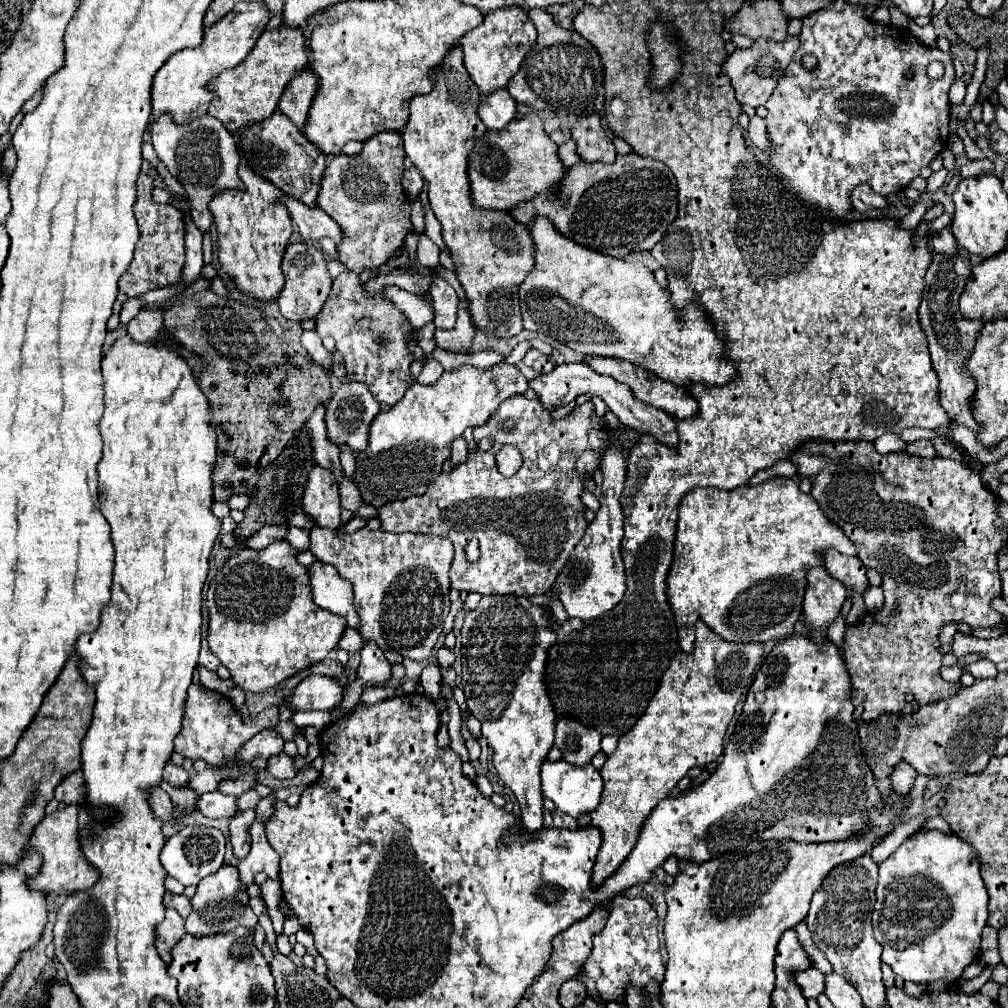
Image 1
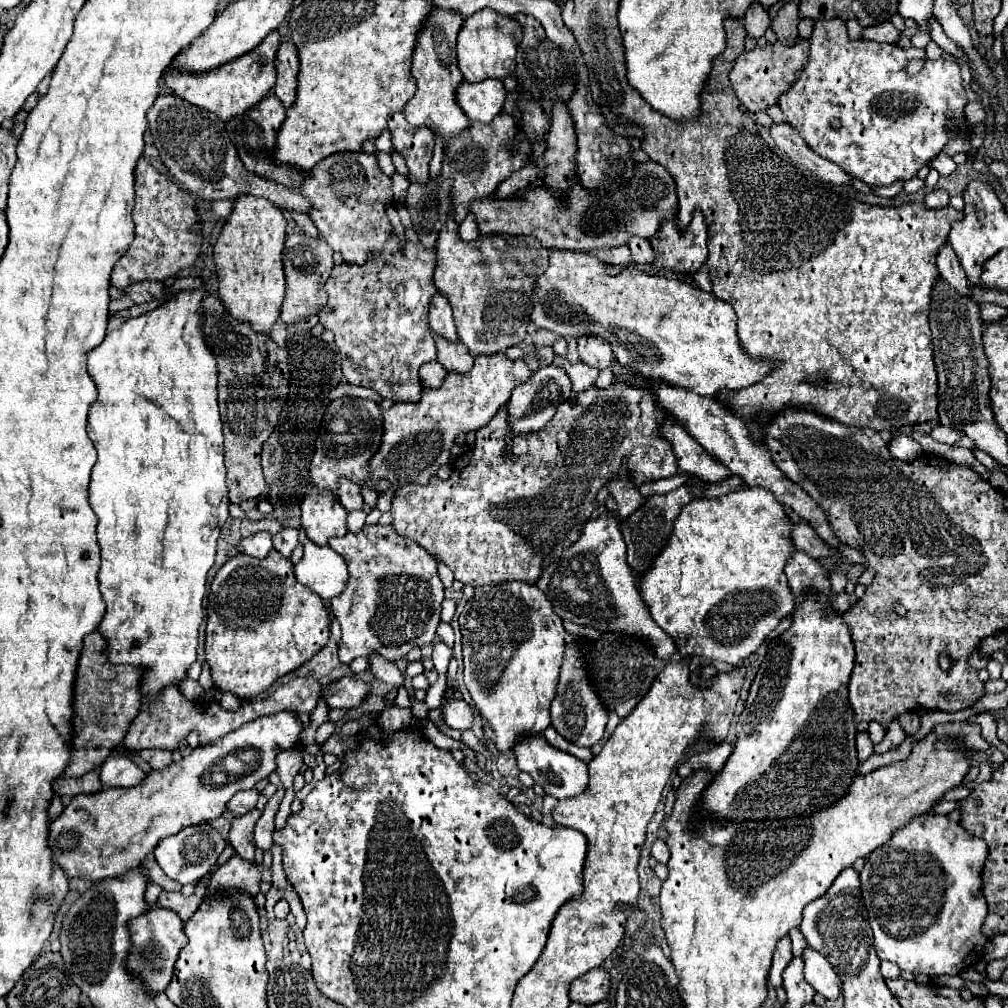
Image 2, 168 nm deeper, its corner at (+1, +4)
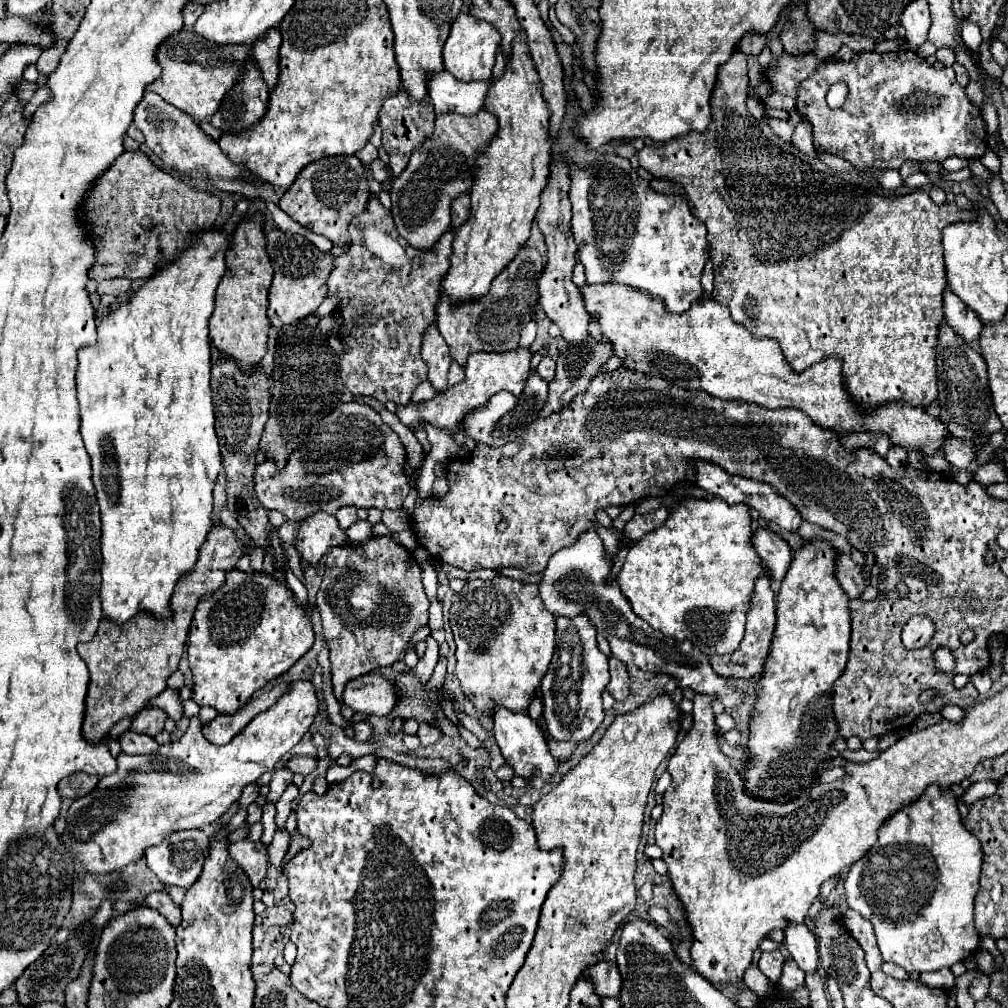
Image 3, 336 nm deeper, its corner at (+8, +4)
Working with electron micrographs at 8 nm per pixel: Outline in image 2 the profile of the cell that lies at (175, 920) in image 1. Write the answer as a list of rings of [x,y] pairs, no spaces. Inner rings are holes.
[[[153,906],[147,914],[133,918],[129,922],[129,930],[131,930],[133,950],[127,958],[127,966],[131,968],[131,972],[135,972],[143,978],[143,982],[151,994],[165,990],[167,984],[171,982],[173,966],[179,956],[179,950],[187,944],[187,936],[183,932],[183,920],[167,908]]]

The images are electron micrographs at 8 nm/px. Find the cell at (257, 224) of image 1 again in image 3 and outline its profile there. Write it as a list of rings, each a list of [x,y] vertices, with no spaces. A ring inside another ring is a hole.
[[[256,216],[256,220],[248,220],[242,222],[234,236],[232,236],[232,244],[230,250],[226,252],[226,274],[218,284],[216,290],[216,310],[210,318],[210,342],[212,346],[220,352],[220,358],[232,358],[232,362],[240,368],[240,372],[254,372],[256,364],[264,358],[266,354],[266,338],[268,338],[268,330],[270,330],[270,320],[266,316],[266,308],[268,308],[268,286],[272,282],[272,266],[266,254],[266,240],[264,240],[264,228],[258,222],[260,216]]]

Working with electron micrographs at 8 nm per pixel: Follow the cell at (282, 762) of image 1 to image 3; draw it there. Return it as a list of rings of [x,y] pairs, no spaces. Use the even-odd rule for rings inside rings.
[[[296,754],[296,756],[292,756],[292,758],[286,762],[286,766],[288,766],[292,772],[302,774],[302,776],[308,776],[308,774],[316,768],[316,764],[318,764],[316,758],[302,756],[302,754]]]

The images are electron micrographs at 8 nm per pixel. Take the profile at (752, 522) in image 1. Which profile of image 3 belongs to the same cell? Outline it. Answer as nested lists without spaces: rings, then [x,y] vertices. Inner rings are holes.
[[[688,498],[670,510],[666,522],[660,528],[632,544],[622,572],[618,572],[616,576],[616,584],[628,598],[632,612],[646,620],[654,630],[660,630],[680,642],[688,638],[706,656],[734,652],[744,636],[746,612],[754,582],[760,572],[764,572],[764,566],[760,564],[750,536],[752,532],[748,506],[730,506],[720,498]]]

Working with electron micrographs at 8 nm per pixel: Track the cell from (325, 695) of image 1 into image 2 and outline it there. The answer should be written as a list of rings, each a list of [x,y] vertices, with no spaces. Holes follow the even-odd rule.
[[[339,678],[331,686],[321,690],[321,696],[329,708],[353,708],[363,702],[369,692],[369,684],[357,678]]]

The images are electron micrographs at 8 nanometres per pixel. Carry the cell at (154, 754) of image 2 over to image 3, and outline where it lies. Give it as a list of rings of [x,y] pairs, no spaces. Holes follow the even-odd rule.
[[[126,730],[118,738],[118,742],[122,746],[122,752],[126,752],[126,754],[148,754],[148,752],[154,752],[158,748],[154,738],[144,736],[144,734],[136,734],[132,730]]]

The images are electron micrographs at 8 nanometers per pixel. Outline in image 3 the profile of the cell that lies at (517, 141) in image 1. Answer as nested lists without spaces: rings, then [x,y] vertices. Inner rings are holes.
[[[480,110],[476,116],[436,112],[432,136],[420,148],[414,148],[404,172],[392,180],[392,216],[400,236],[408,244],[420,250],[432,250],[440,236],[450,230],[450,202],[472,186],[476,150],[480,144],[490,142],[496,130],[498,120],[486,110]]]

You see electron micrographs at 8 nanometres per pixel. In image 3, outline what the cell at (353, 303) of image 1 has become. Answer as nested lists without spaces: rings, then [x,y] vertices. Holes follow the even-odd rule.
[[[370,196],[364,214],[352,218],[350,238],[348,252],[334,260],[334,268],[328,278],[328,296],[338,300],[338,312],[342,316],[340,338],[346,346],[340,360],[342,382],[354,396],[372,396],[384,404],[392,400],[398,406],[406,406],[410,404],[414,388],[424,382],[428,374],[428,368],[420,358],[420,346],[426,328],[436,320],[438,288],[450,266],[448,256],[452,252],[454,232],[448,230],[434,250],[416,250],[396,232],[390,210],[386,210],[378,198]]]

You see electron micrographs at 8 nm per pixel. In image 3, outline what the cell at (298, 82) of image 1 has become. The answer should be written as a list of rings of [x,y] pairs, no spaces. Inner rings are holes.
[[[270,28],[256,44],[252,44],[252,56],[262,70],[262,76],[272,90],[278,82],[278,50],[280,50],[280,30]]]

